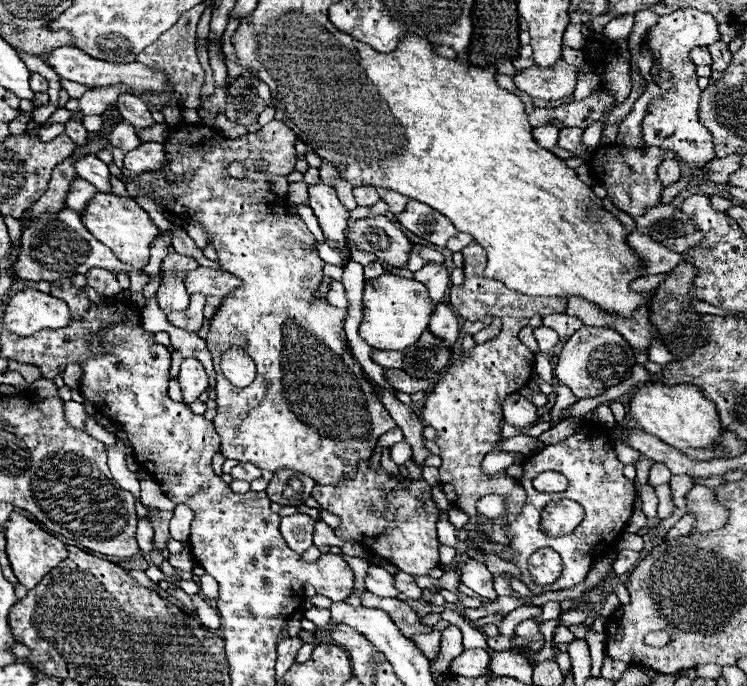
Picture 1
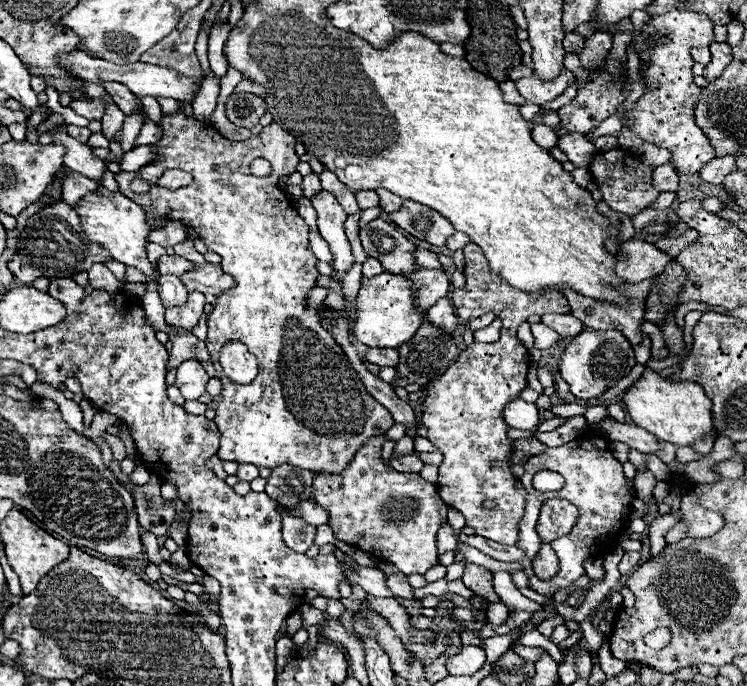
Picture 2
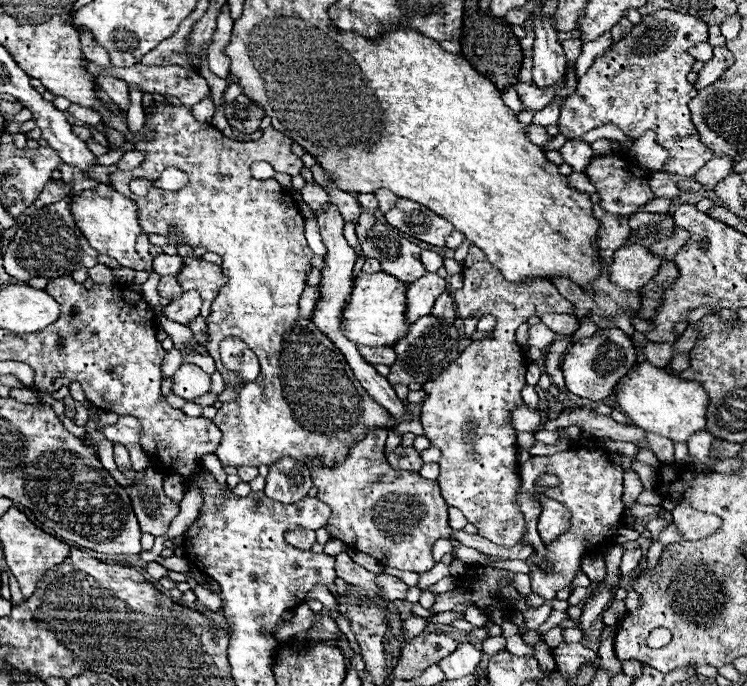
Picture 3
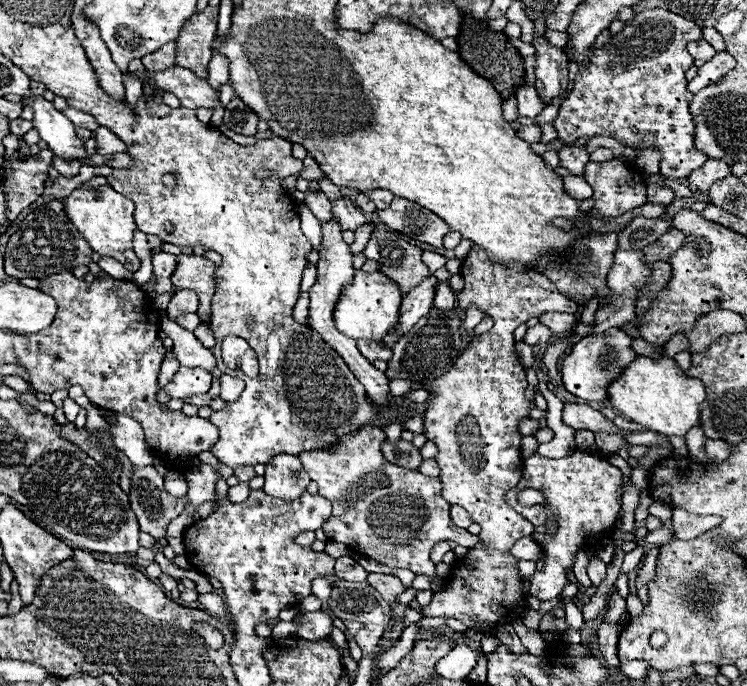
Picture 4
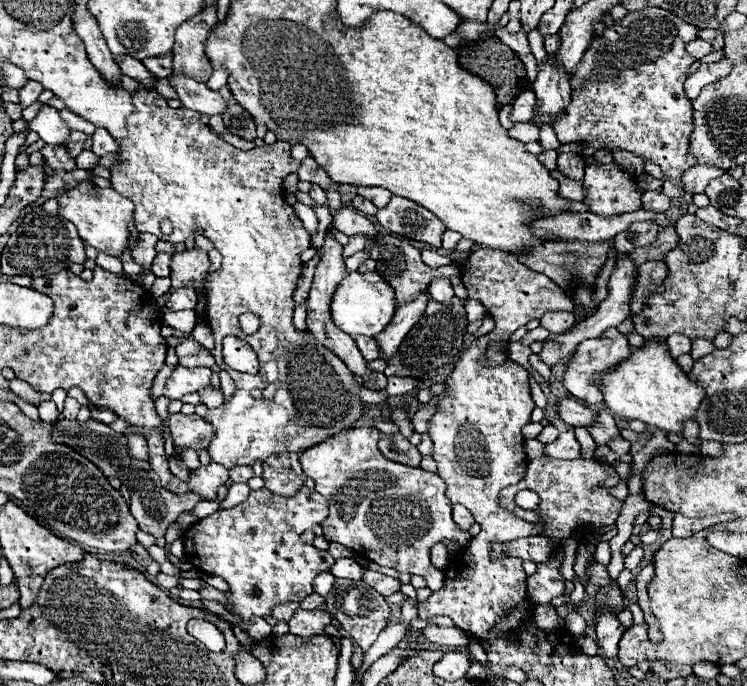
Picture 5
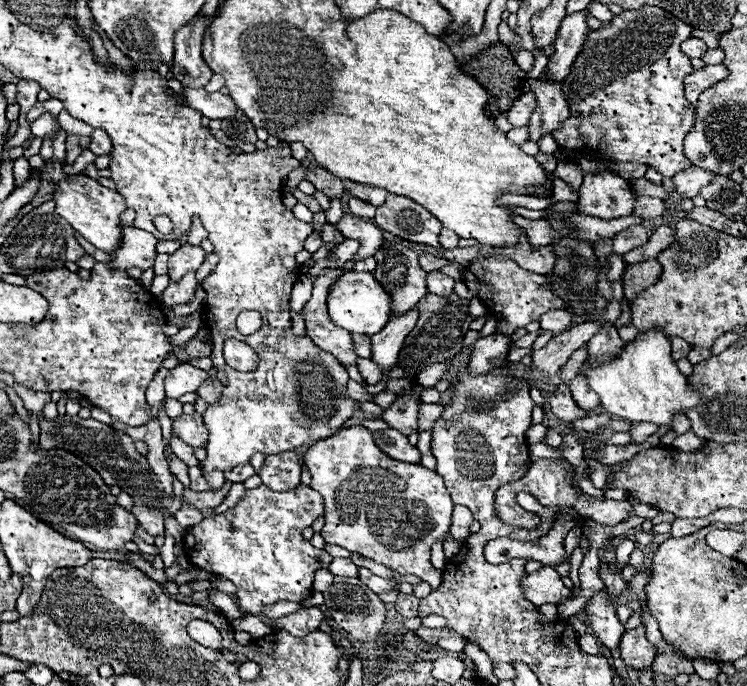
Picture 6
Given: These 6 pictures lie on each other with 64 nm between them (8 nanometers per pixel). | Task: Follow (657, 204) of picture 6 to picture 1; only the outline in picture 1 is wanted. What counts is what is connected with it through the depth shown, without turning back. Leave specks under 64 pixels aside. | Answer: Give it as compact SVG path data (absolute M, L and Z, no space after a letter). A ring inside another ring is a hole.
M676 158L664 160L658 168L658 178L664 186L670 186L680 178L680 172L682 172L682 162L680 160L676 160Z

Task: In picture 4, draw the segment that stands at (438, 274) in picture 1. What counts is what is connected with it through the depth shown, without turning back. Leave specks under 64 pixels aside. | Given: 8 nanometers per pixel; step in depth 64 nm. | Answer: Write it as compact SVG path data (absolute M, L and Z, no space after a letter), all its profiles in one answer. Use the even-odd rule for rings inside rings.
M428 276L426 280L422 280L418 286L414 286L402 300L402 308L400 308L400 322L394 330L394 334L386 336L382 342L386 346L394 346L394 342L400 338L400 334L404 334L406 330L410 330L410 326L414 326L414 322L418 322L418 318L424 318L432 304L434 304L434 292L436 286L440 284L438 278Z

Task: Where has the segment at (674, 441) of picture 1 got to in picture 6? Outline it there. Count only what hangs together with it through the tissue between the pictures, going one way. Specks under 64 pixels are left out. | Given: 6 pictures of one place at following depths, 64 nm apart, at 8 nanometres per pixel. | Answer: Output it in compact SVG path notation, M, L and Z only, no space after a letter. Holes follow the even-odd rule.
M650 330L650 334L638 334L634 342L626 342L626 354L614 358L614 362L606 362L606 366L598 366L598 370L588 370L586 376L590 378L590 388L600 394L606 412L632 422L650 422L672 428L676 414L684 414L700 402L700 392L688 384L688 378L678 370L670 356L670 338L666 334L658 334L658 330Z

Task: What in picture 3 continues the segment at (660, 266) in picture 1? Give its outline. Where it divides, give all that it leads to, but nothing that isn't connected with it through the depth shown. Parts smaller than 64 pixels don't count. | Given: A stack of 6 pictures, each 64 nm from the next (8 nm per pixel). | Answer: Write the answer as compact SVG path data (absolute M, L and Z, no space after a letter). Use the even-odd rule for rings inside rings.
M622 246L614 254L614 262L610 266L610 280L626 290L638 290L658 274L658 268L662 264L664 260L652 254L646 246Z

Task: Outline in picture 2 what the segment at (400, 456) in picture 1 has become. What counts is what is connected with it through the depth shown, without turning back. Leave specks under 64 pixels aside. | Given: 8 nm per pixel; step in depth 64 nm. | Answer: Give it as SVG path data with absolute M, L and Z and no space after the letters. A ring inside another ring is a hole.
M404 436L402 440L396 442L394 456L404 456L404 454L410 454L410 452L414 452L414 440L410 436Z

